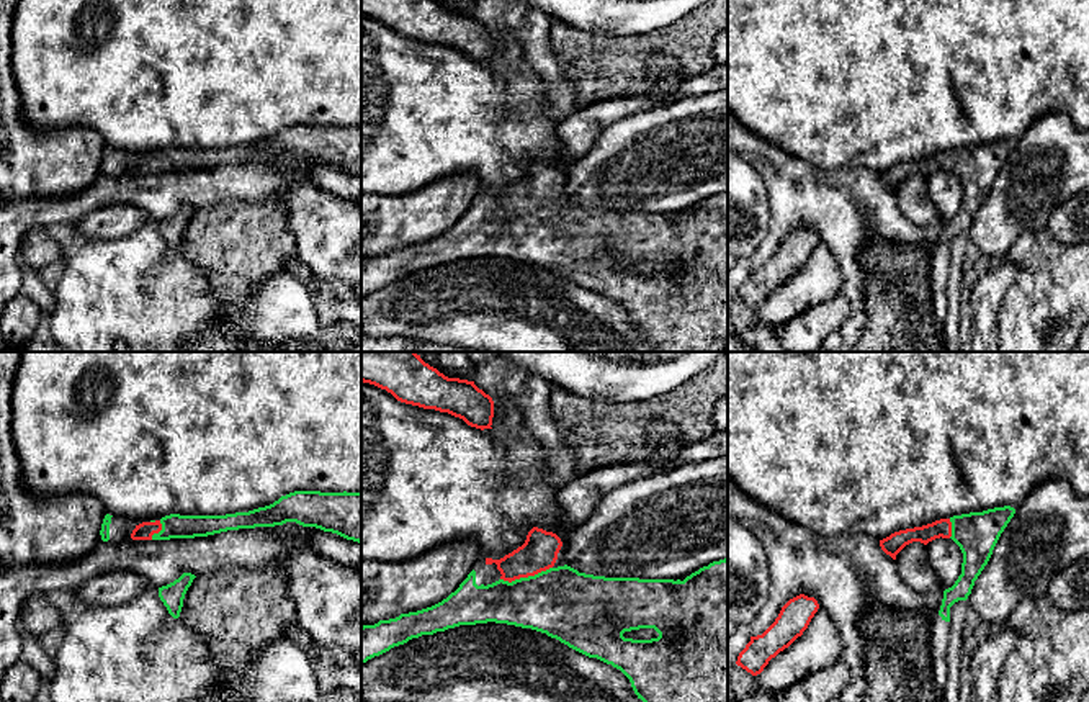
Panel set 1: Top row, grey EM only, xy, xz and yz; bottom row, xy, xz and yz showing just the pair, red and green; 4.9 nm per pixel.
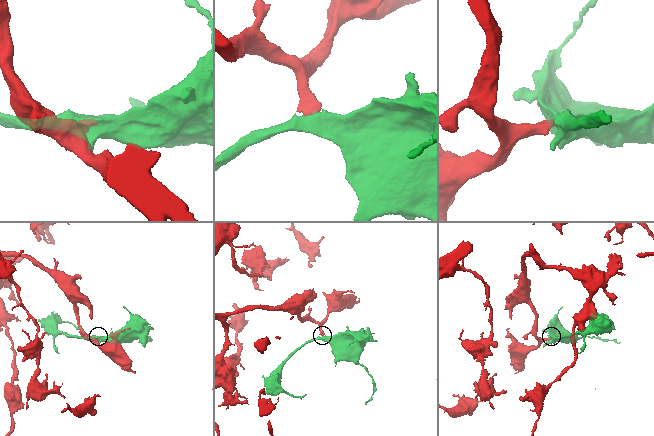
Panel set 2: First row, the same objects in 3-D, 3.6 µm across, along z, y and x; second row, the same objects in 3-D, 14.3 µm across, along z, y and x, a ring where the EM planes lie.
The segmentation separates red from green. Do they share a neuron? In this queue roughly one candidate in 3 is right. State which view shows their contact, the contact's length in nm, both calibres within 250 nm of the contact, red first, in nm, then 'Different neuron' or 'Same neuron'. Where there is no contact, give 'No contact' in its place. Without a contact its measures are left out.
Touches red in xz. Shared border 260 nm. Thickness 180 nm (red) against 340 nm. Same neuron

